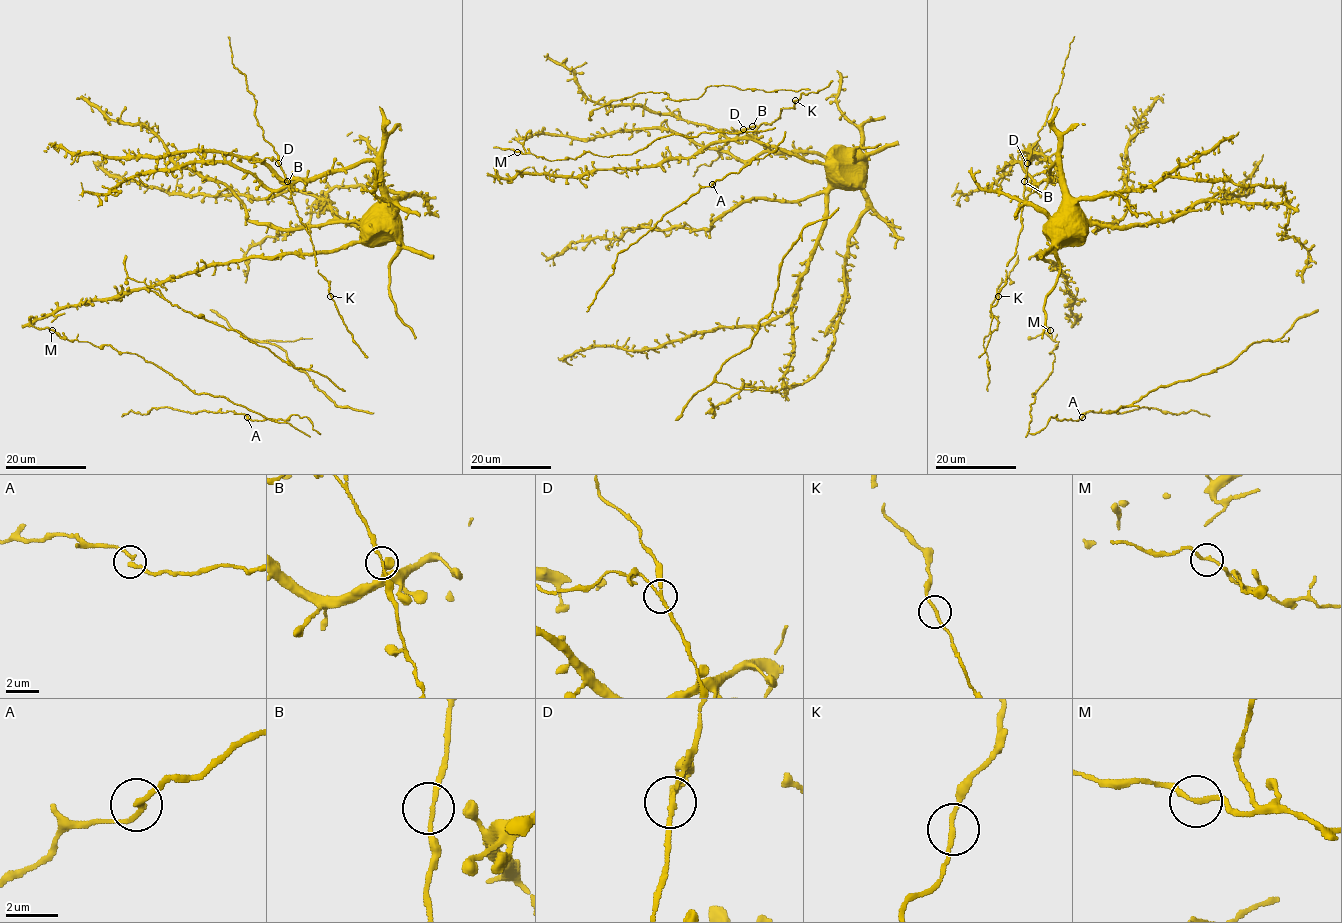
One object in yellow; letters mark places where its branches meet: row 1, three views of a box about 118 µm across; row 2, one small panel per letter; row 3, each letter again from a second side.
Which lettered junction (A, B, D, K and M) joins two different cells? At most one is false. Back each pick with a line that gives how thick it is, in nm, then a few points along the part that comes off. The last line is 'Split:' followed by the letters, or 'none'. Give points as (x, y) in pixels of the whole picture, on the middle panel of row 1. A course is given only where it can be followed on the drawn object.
D: Thickness 160 nm. Course of the part to remove: (743, 129), (738, 132), (721, 130), (713, 134)
Split: D

